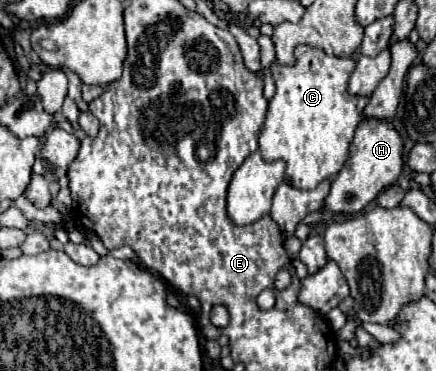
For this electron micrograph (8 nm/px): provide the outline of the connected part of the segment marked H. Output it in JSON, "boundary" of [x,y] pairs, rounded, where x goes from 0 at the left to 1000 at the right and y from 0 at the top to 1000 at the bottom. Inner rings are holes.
{"boundary":[[[833,323],[814,372],[800,394],[800,426],[782,464],[759,485],[755,528],[745,534],[745,561],[768,577],[819,577],[837,566],[869,518],[892,507],[920,469],[924,453],[924,377],[906,356],[906,345],[883,323]]]}

